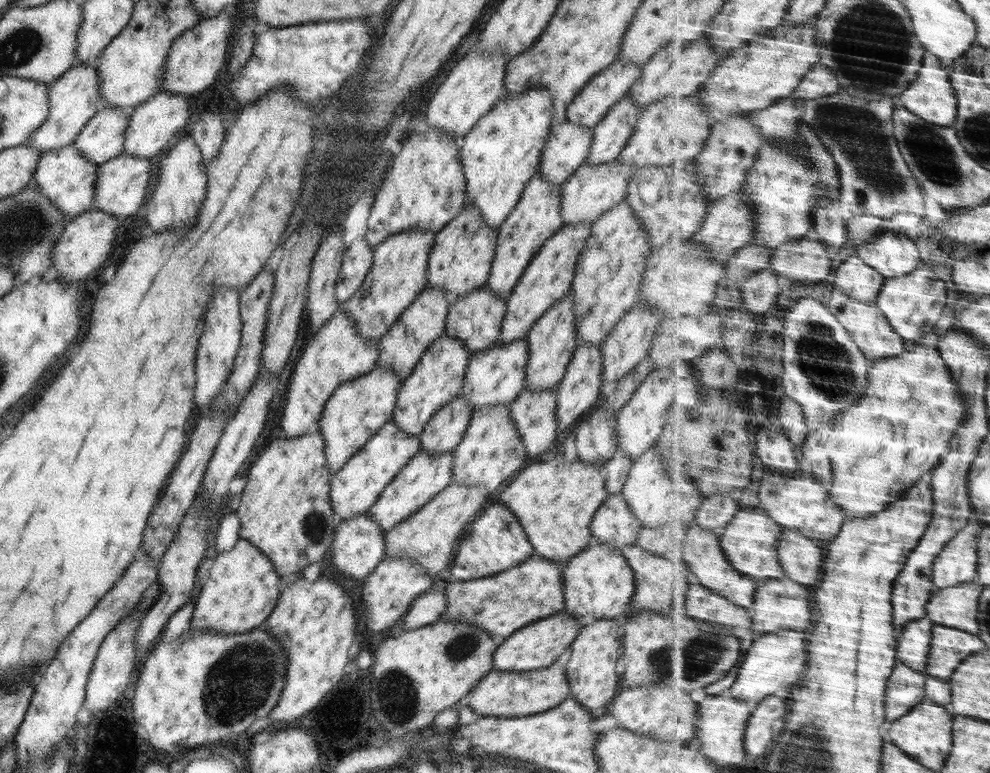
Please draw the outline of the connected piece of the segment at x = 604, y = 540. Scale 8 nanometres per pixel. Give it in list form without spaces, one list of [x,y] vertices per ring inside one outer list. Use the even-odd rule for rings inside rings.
[[[619,492],[610,494],[592,517],[590,533],[594,543],[610,545],[617,549],[636,545],[642,522],[638,521]]]

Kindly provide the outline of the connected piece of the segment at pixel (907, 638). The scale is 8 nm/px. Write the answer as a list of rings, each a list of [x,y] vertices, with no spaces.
[[[930,618],[912,622],[910,626],[906,626],[900,638],[898,656],[904,660],[904,664],[914,666],[916,670],[926,670],[932,650],[932,638],[934,638],[934,622]]]

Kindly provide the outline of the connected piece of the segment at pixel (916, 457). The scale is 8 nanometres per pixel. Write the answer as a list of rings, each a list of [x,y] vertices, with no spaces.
[[[913,343],[898,358],[875,361],[865,397],[843,410],[835,418],[833,429],[811,430],[799,454],[808,466],[814,468],[812,474],[830,490],[834,502],[843,507],[848,519],[866,518],[884,512],[941,464],[951,451],[951,442],[958,428],[965,425],[966,417],[969,417],[969,406],[962,390],[956,386],[940,348]]]

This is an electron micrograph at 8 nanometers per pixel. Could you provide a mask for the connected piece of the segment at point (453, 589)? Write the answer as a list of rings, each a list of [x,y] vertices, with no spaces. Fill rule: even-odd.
[[[532,554],[522,565],[492,576],[469,581],[449,580],[446,586],[448,604],[441,618],[473,624],[489,632],[498,641],[505,640],[516,629],[564,612],[566,597],[562,570],[562,565],[554,565]]]

